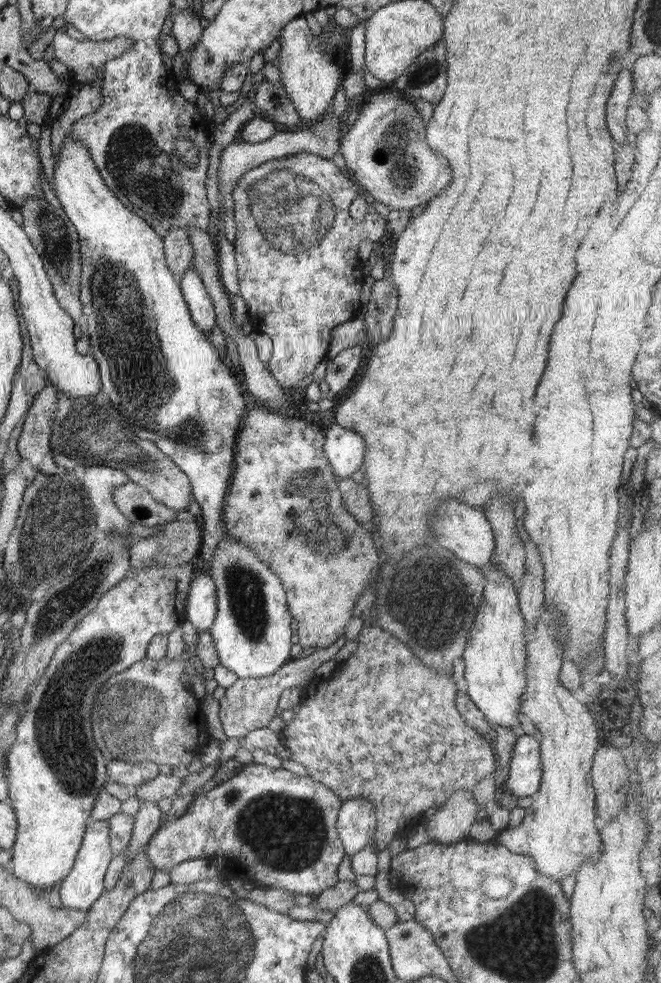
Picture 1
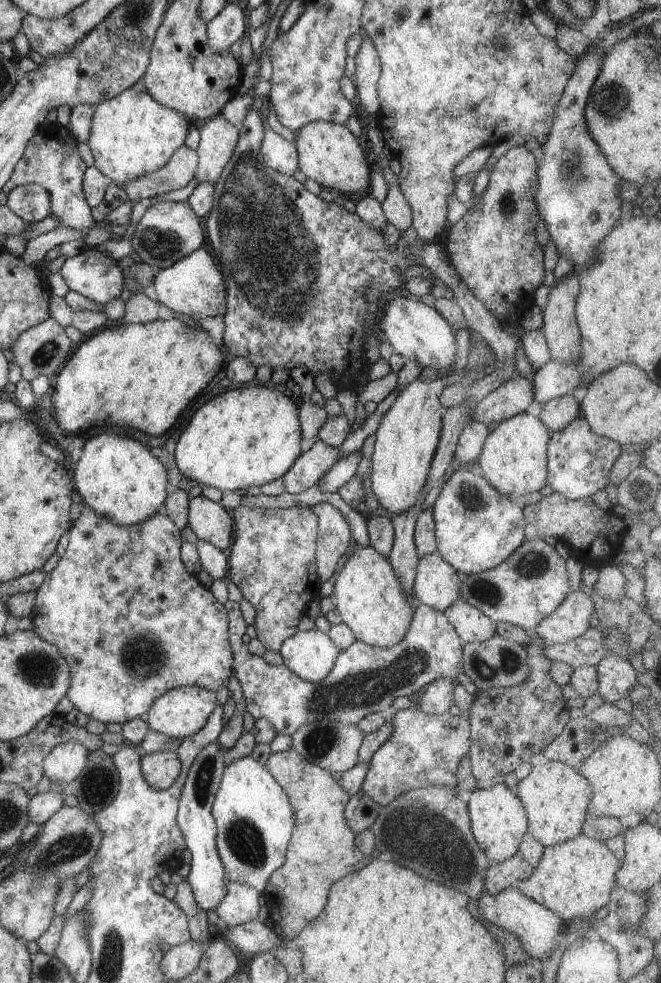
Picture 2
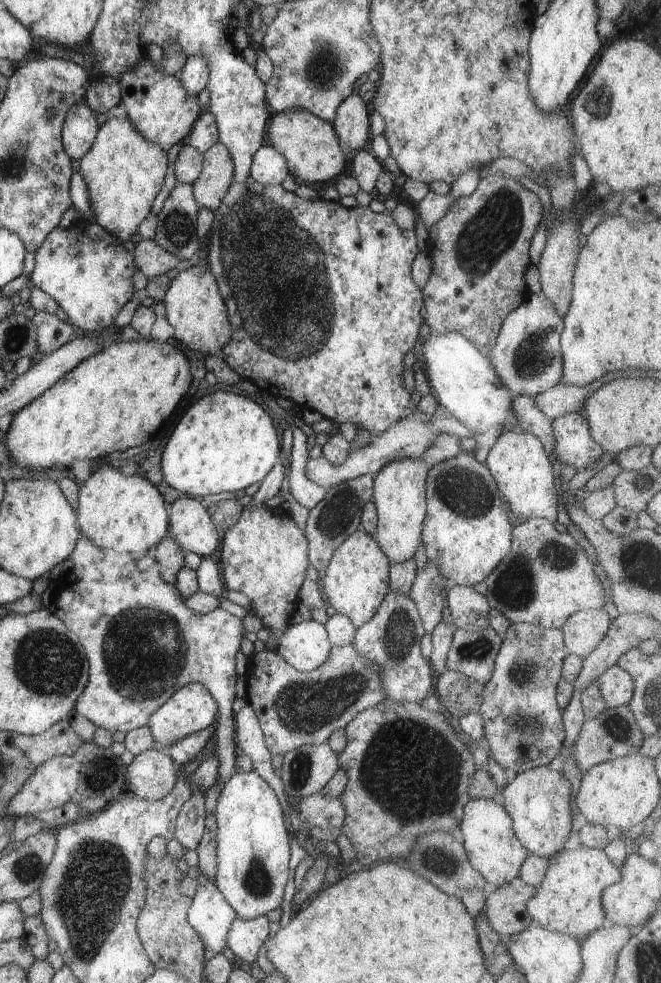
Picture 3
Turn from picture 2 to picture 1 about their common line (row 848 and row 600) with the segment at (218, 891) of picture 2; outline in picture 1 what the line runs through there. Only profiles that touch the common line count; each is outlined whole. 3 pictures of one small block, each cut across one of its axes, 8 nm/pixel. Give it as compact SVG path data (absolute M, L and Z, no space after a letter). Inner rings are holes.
M205 570L194 571L186 599L185 613L194 628L206 632L217 615L217 590L211 574Z

